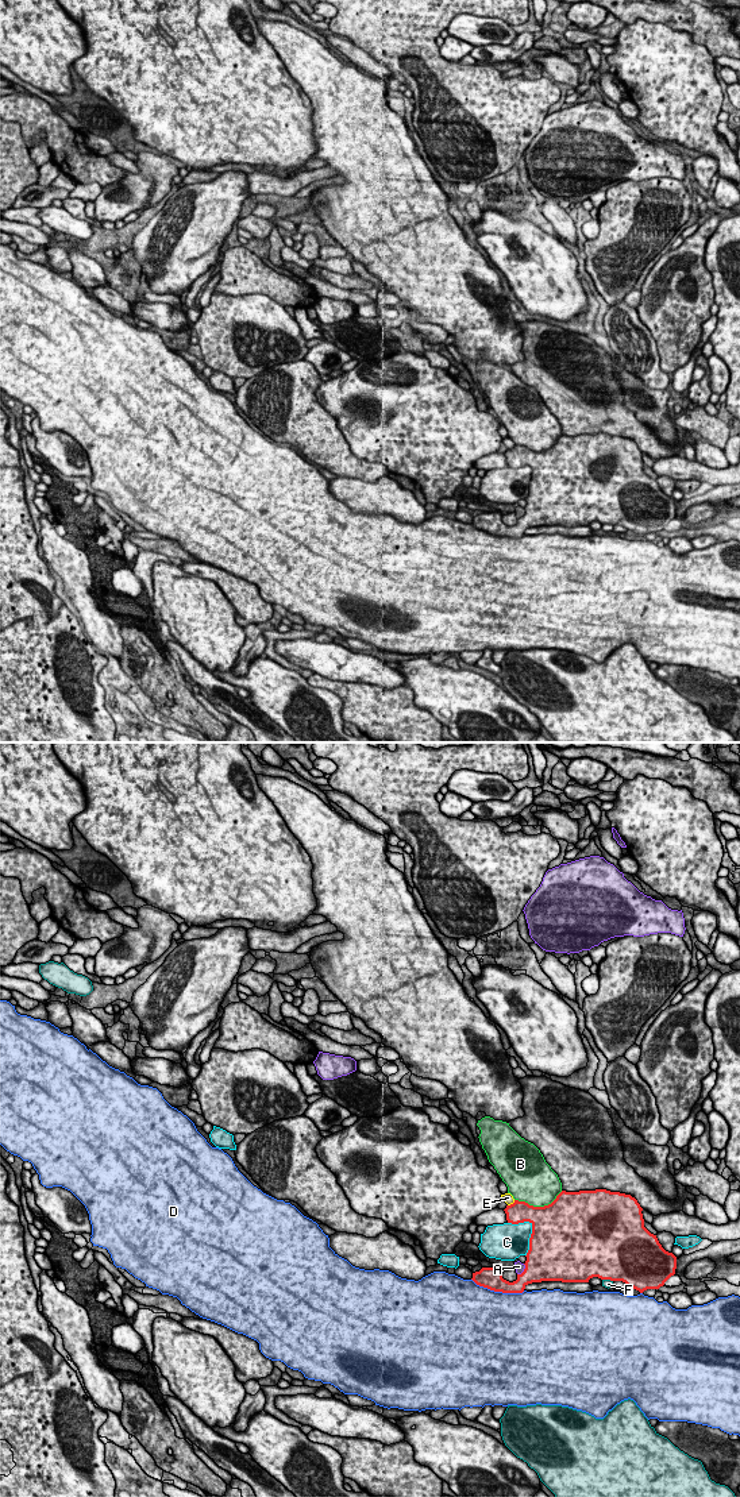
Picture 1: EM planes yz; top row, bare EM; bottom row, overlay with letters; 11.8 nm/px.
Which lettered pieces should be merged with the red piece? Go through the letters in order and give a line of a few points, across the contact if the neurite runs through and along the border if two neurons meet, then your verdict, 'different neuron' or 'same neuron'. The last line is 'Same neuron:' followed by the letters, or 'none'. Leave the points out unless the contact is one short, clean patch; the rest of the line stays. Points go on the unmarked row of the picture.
A: different neuron
B: different neuron
C: different neuron
D: different neuron
E: different neuron
F: different neuron
Same neuron: none

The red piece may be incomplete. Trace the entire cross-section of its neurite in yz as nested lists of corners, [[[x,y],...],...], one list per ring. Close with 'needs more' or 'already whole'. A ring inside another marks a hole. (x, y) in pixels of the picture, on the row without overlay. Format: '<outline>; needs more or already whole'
[[[606,433],[566,436],[544,451],[533,451],[514,444],[504,454],[508,467],[529,466],[532,478],[525,513],[517,524],[502,522],[497,512],[482,512],[473,517],[473,525],[483,532],[502,537],[523,537],[532,526],[562,525],[589,526],[590,522],[623,525],[643,537],[659,533],[675,518],[677,501],[666,495],[656,479],[644,471],[643,452],[631,439]]]; already whole

